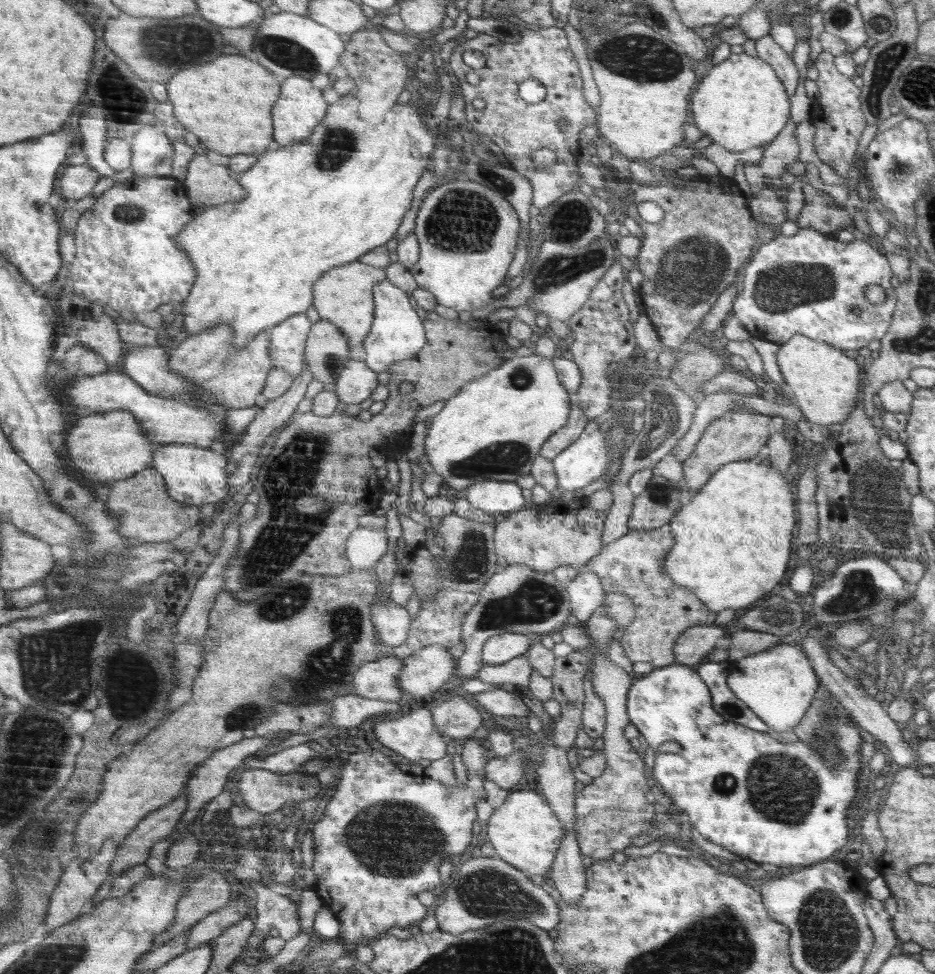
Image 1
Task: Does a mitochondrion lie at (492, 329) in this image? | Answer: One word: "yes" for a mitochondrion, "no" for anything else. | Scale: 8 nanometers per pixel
no

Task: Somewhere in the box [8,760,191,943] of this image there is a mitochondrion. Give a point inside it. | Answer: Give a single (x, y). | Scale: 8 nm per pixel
(49, 834)

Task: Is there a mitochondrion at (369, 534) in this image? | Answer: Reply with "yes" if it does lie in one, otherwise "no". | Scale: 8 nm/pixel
no

